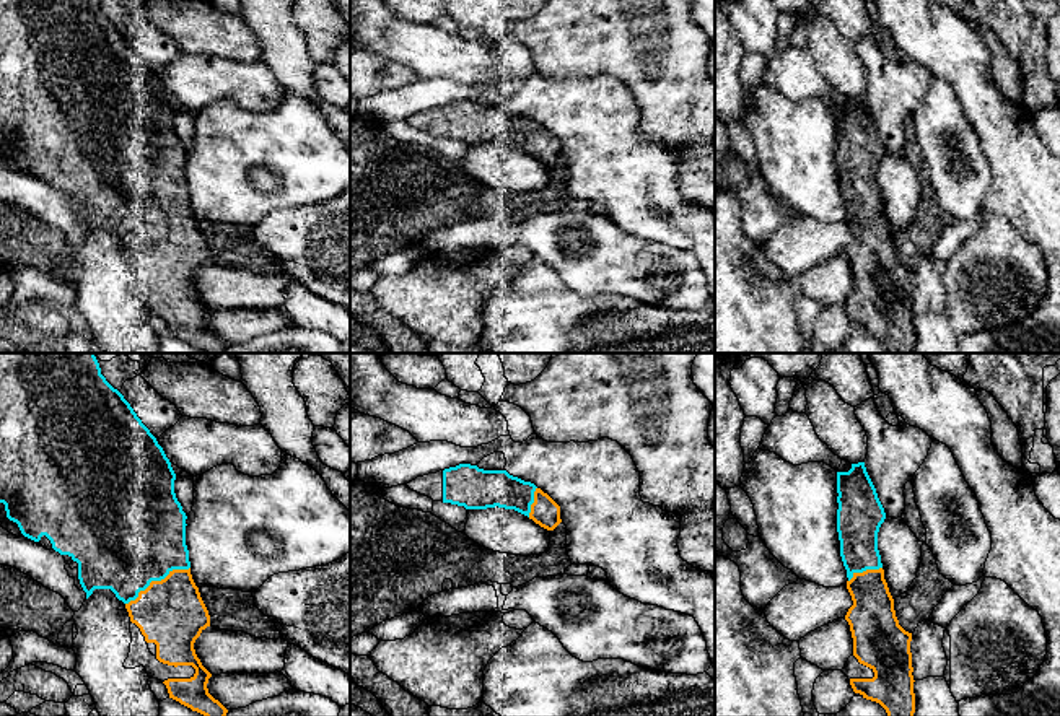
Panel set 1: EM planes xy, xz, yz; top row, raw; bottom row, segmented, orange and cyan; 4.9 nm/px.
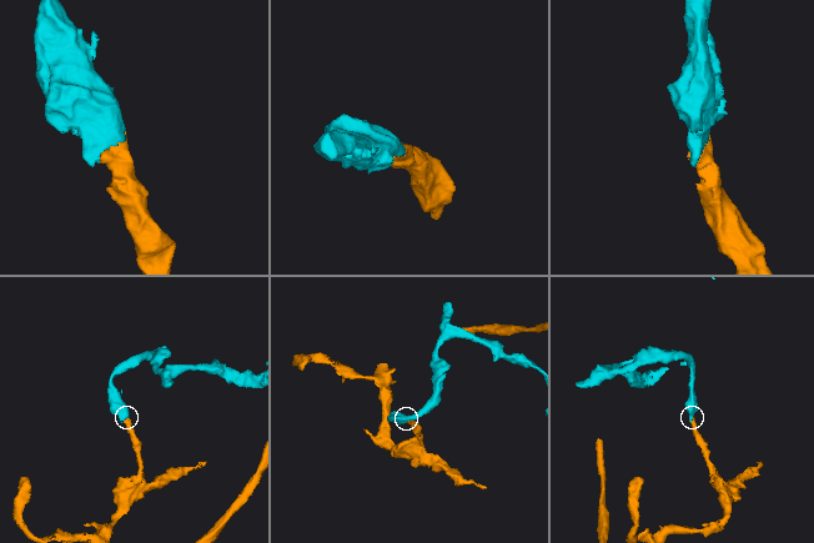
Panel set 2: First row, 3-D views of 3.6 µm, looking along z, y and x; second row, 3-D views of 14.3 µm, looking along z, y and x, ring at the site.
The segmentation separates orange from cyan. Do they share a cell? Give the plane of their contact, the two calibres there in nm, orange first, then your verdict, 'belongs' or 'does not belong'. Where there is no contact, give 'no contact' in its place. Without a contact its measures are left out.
contact in xy; calibres 340 and 480 nm; belongs

